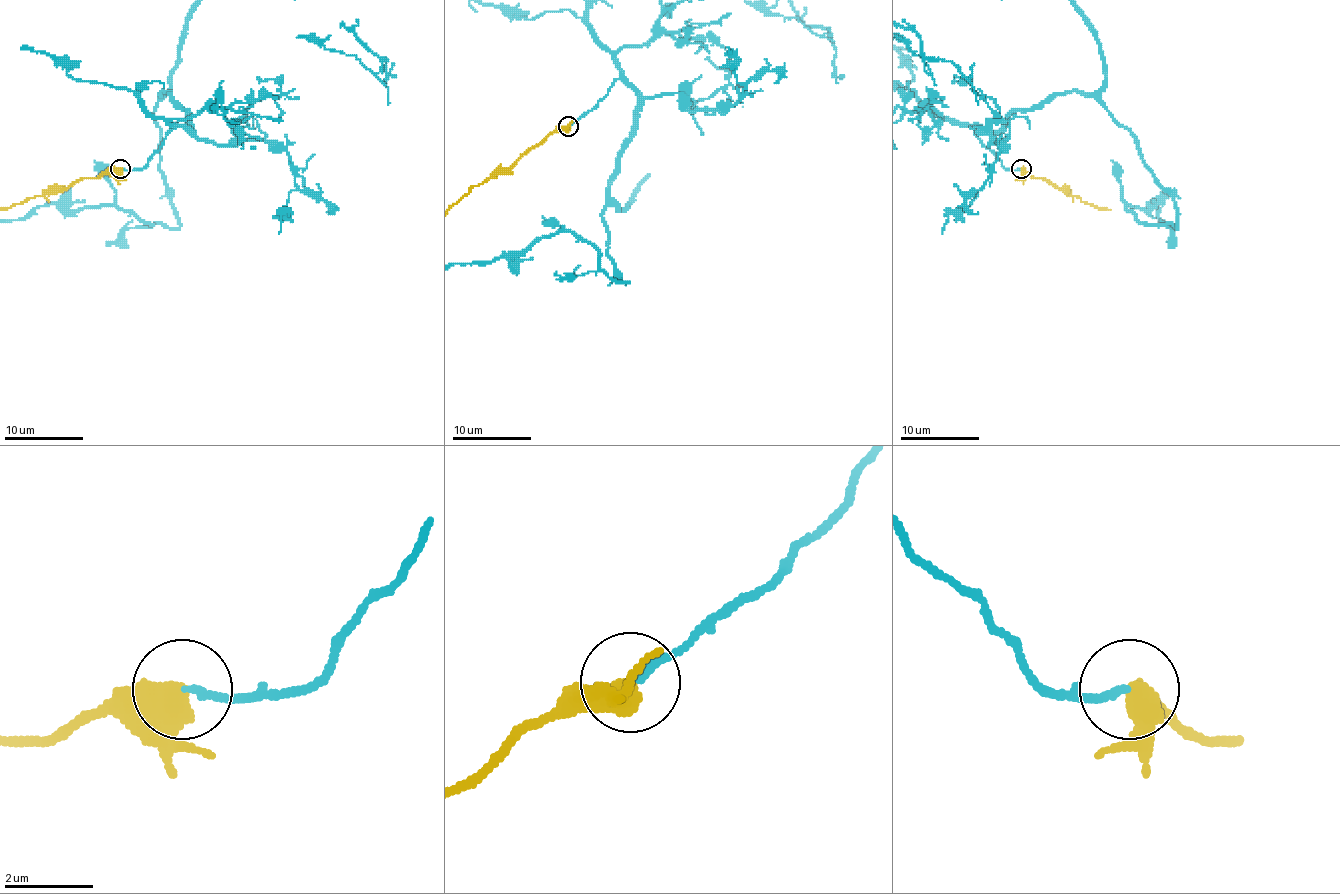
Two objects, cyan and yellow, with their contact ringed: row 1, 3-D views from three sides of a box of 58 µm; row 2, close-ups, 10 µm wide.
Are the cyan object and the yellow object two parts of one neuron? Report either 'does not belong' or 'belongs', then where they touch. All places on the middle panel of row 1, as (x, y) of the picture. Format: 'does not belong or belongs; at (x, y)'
belongs; at (568, 126)

